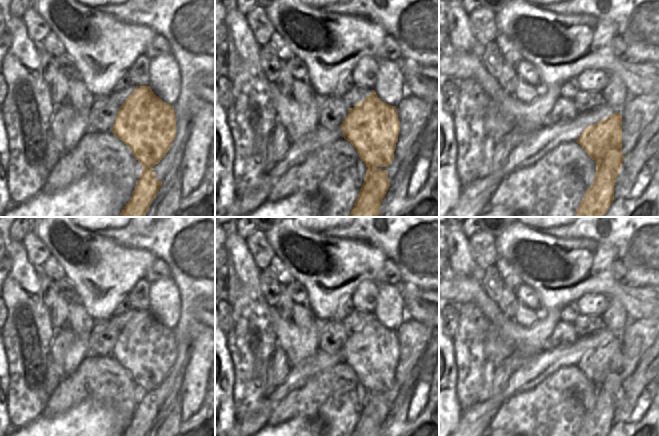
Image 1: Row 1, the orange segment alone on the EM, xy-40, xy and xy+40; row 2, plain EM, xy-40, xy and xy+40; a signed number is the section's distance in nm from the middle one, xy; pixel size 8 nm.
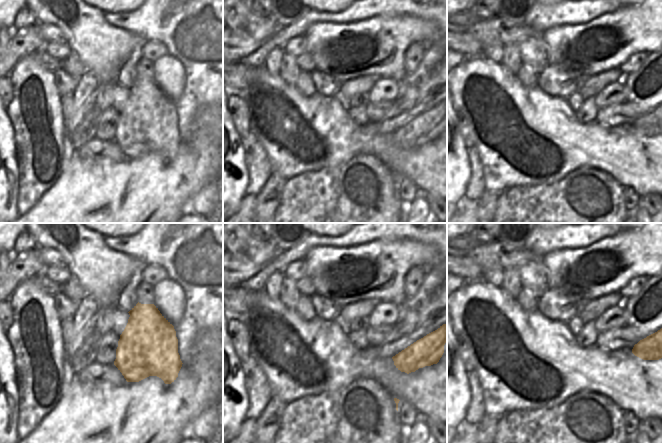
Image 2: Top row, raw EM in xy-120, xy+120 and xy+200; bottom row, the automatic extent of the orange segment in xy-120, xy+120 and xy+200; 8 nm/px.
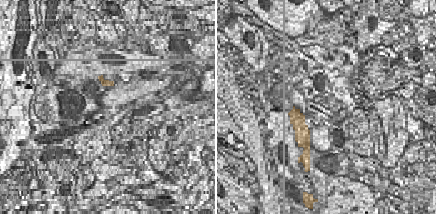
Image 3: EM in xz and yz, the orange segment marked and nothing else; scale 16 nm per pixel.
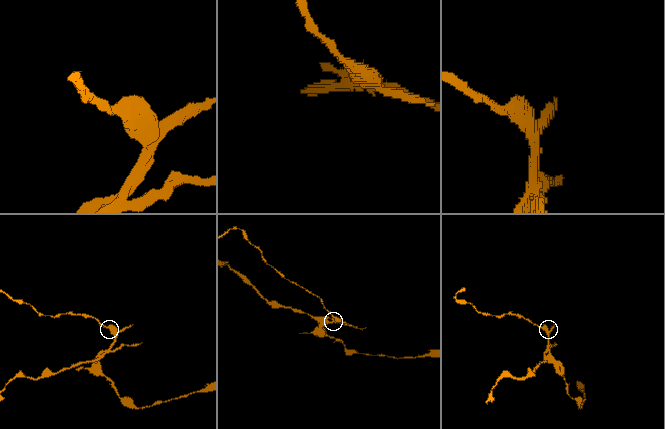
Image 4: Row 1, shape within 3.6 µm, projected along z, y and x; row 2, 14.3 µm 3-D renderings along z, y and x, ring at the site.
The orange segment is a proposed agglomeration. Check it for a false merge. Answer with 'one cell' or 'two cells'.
one cell

